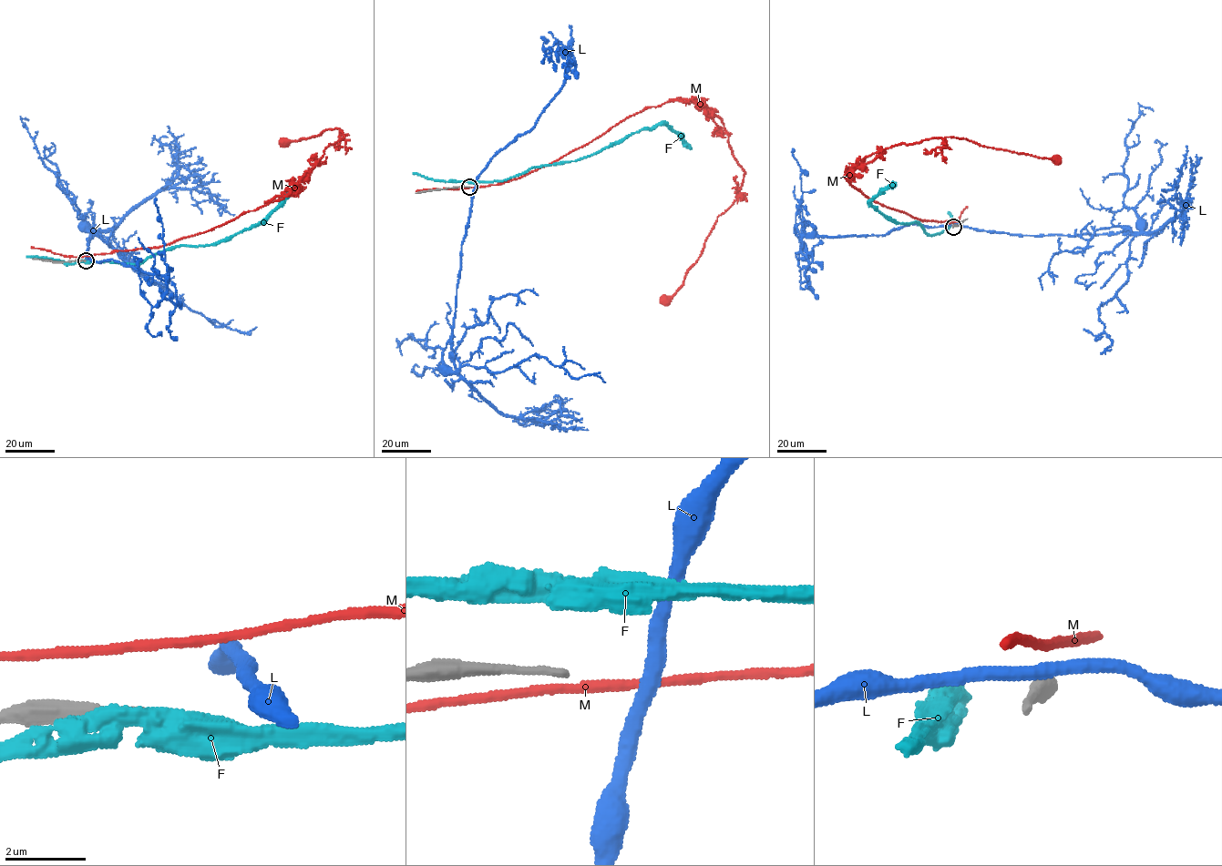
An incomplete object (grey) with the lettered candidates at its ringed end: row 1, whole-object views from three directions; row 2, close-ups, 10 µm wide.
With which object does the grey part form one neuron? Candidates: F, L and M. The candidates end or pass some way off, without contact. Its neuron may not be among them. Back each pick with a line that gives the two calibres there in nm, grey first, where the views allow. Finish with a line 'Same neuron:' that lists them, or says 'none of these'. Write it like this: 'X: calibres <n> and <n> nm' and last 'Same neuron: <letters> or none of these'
Same neuron: none of these

